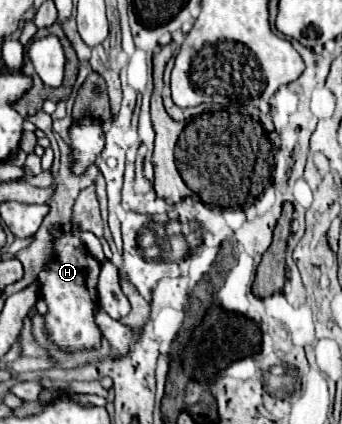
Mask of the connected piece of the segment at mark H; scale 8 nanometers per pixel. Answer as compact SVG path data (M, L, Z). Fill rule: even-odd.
M77 224L55 226L51 232L51 254L45 260L37 280L39 280L39 294L47 304L45 318L45 332L49 340L65 352L77 350L99 350L101 348L101 330L95 322L95 314L99 308L99 292L97 280L101 274L101 264L85 250L79 234L81 228Z

